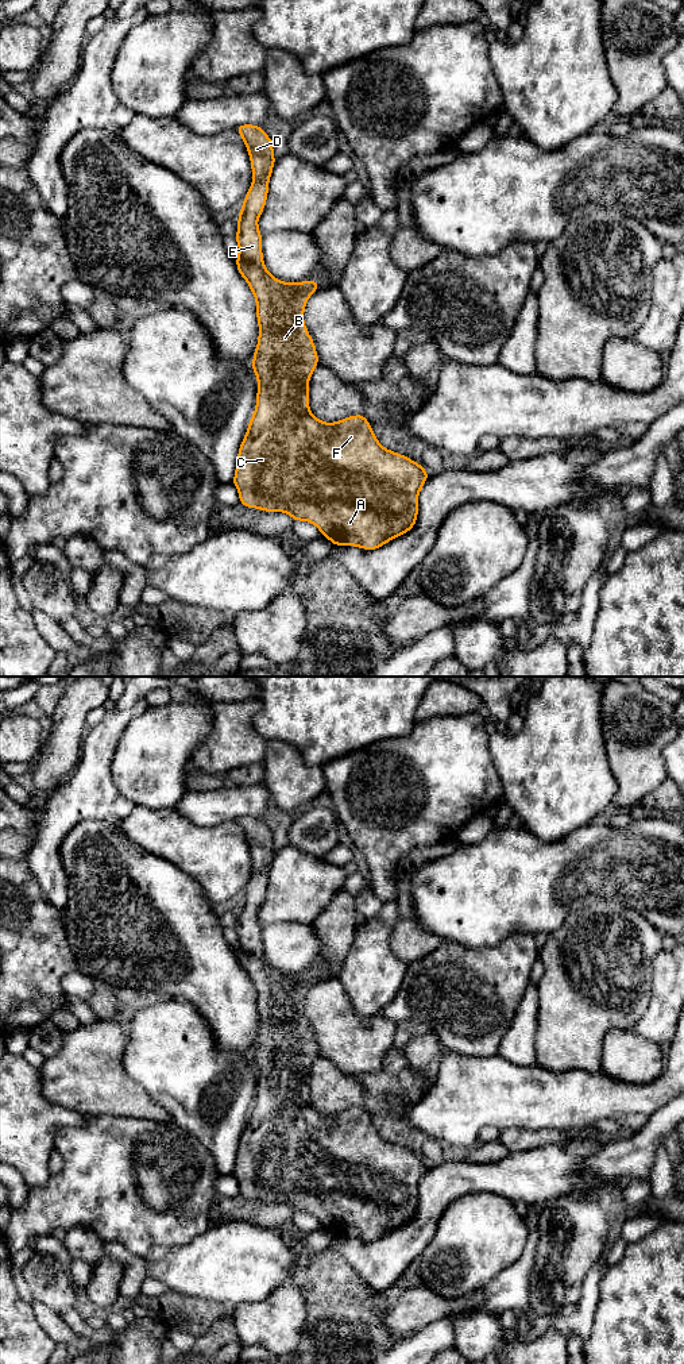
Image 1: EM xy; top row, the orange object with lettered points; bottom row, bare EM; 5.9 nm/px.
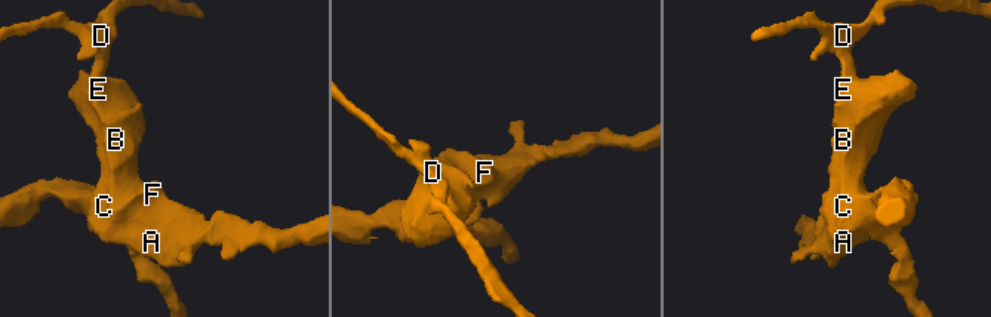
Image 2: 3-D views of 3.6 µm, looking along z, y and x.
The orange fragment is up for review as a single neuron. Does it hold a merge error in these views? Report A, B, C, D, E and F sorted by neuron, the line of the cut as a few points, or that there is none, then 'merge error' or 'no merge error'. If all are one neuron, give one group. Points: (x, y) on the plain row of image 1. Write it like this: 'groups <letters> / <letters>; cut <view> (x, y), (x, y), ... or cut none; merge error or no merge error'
groups A B C D E F; cut none; no merge error

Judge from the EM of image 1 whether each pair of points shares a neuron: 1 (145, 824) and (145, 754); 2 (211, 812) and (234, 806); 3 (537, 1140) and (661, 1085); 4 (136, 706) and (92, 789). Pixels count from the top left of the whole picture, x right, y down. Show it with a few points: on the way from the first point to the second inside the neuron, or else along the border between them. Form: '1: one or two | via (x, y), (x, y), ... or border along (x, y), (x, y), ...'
1: two | border along (135, 804), (151, 808), (172, 808)
2: one | via (216, 806), (228, 806)
3: two | border along (564, 1129), (528, 1131)
4: one | via (115, 724), (96, 751), (93, 767)

